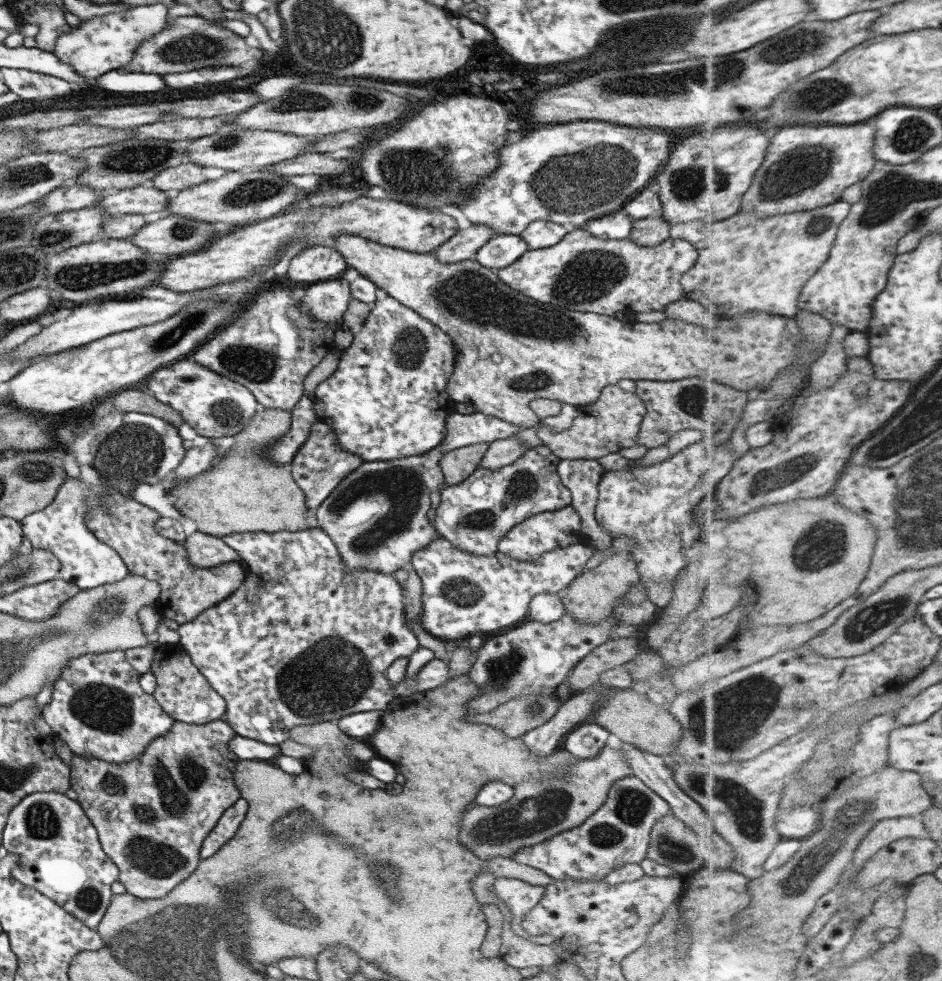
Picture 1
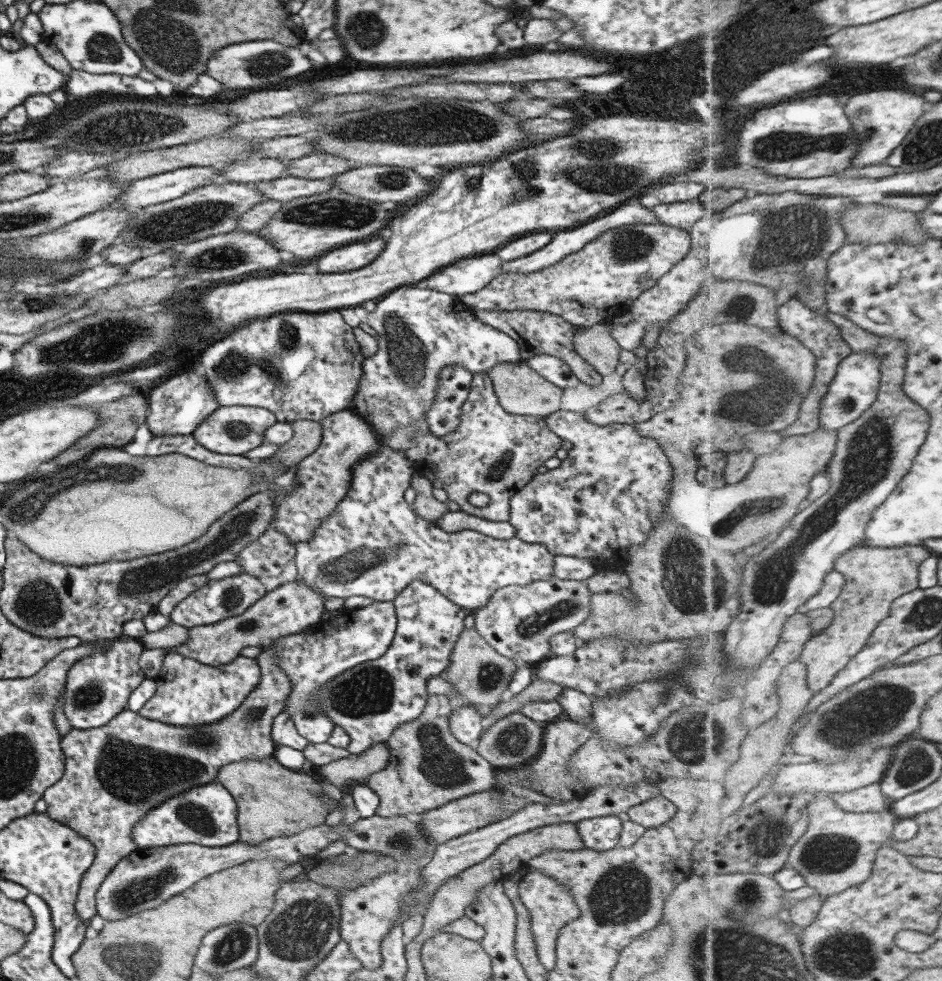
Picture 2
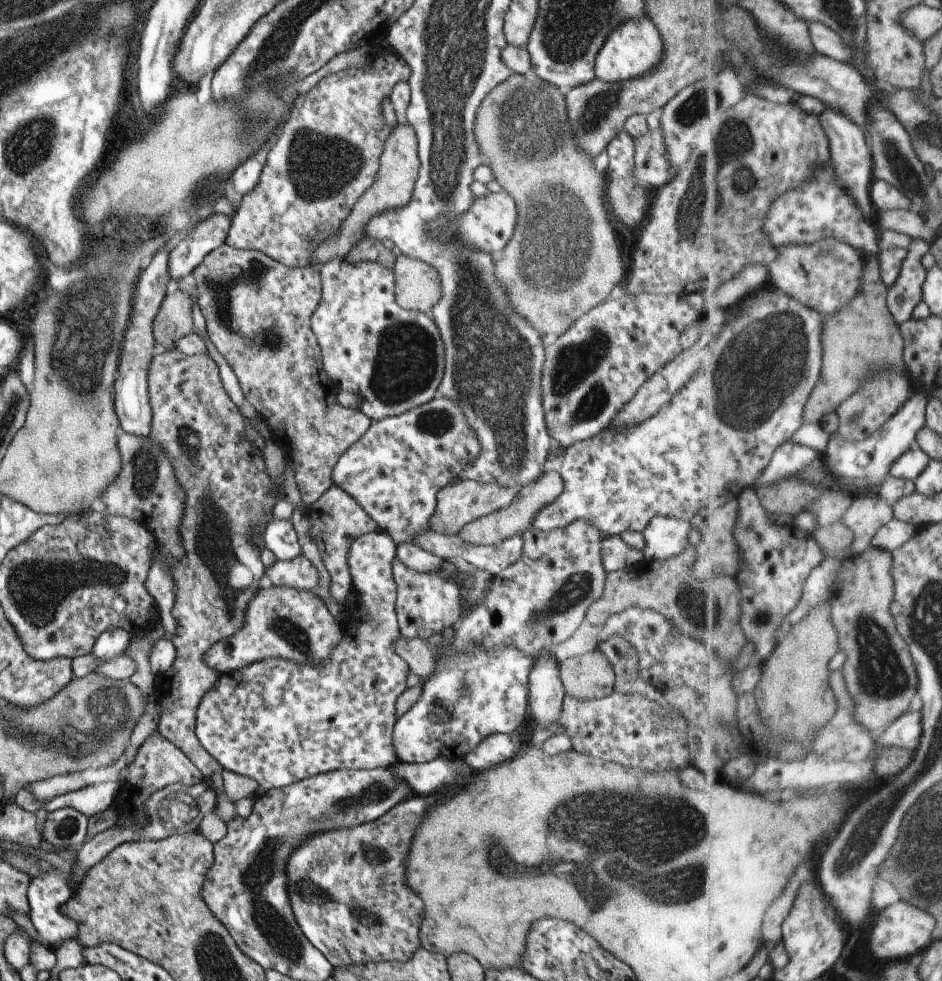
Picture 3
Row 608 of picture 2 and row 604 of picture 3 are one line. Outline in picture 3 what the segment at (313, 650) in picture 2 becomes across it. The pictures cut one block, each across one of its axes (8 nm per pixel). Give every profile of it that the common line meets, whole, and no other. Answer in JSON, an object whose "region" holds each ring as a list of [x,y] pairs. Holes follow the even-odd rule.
{"region":[[[375,530],[372,533],[365,533],[360,537],[354,538],[346,552],[347,568],[351,577],[352,592],[356,594],[356,602],[360,603],[357,609],[347,610],[349,614],[339,623],[342,635],[334,644],[334,652],[324,663],[300,663],[281,657],[275,657],[271,660],[252,662],[240,669],[221,673],[216,678],[216,683],[212,684],[203,694],[198,702],[195,713],[194,733],[201,746],[205,749],[211,758],[220,766],[221,770],[237,773],[238,775],[253,779],[262,793],[267,789],[278,789],[293,784],[295,781],[316,775],[317,773],[326,773],[327,771],[336,771],[337,769],[378,769],[386,768],[398,759],[392,747],[391,733],[396,718],[394,717],[394,704],[397,697],[406,689],[406,676],[410,672],[407,663],[395,652],[394,642],[400,636],[398,633],[398,622],[394,611],[394,602],[396,599],[396,586],[392,577],[391,565],[395,558],[394,550],[396,544],[393,539],[385,532]]]}

